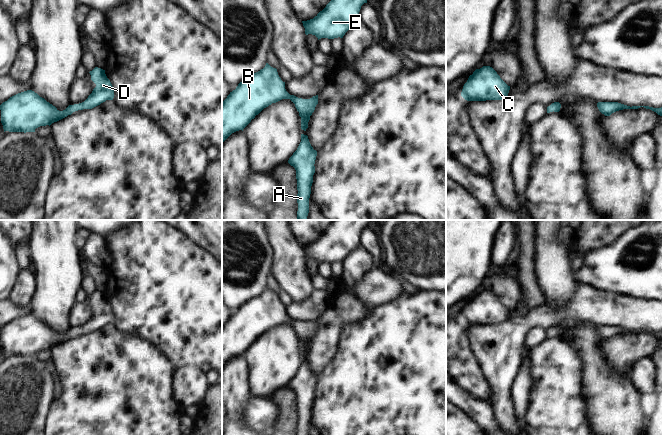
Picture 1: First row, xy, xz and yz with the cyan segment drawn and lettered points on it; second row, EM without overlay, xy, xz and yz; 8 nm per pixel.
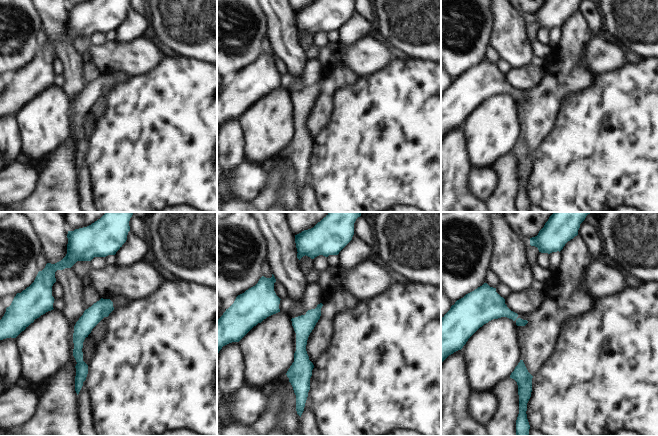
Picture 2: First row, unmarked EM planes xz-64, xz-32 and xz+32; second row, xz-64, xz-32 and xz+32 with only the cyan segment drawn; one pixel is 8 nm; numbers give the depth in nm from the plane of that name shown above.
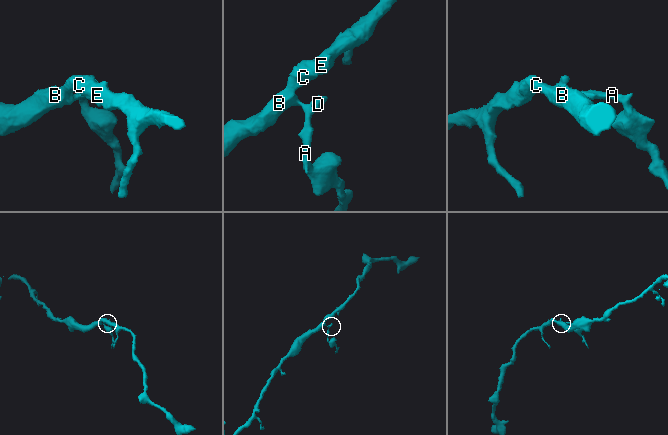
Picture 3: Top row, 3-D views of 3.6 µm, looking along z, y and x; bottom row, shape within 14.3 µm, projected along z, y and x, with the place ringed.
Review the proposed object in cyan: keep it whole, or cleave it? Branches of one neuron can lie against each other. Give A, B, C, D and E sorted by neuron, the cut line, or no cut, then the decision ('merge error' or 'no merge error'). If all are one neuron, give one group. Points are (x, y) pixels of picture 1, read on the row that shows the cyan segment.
A B C D E; no cut; no merge error

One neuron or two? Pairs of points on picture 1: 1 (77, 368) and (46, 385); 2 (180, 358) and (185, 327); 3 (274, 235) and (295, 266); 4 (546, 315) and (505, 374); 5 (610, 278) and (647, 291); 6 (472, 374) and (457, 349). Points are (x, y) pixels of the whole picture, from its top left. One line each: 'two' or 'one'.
1: two
2: one
3: one
4: one
5: one
6: one

